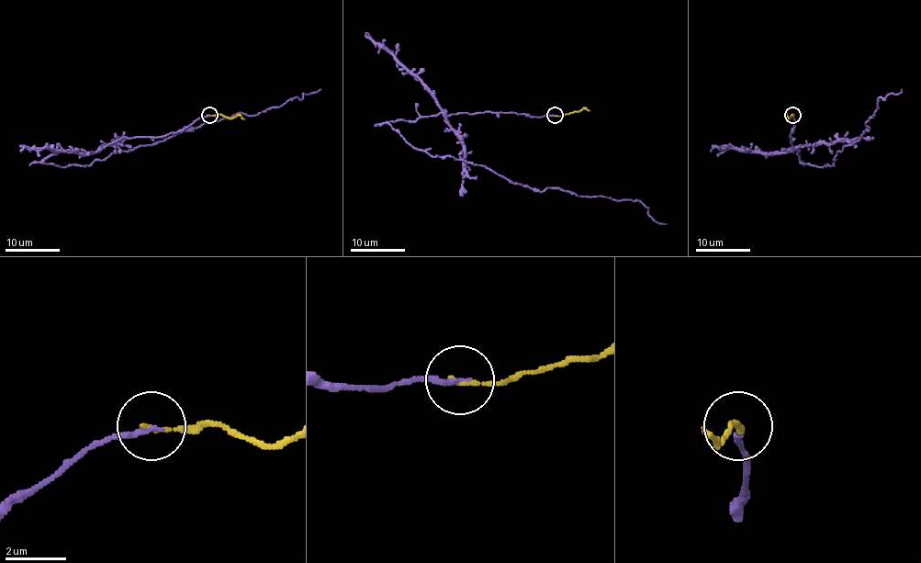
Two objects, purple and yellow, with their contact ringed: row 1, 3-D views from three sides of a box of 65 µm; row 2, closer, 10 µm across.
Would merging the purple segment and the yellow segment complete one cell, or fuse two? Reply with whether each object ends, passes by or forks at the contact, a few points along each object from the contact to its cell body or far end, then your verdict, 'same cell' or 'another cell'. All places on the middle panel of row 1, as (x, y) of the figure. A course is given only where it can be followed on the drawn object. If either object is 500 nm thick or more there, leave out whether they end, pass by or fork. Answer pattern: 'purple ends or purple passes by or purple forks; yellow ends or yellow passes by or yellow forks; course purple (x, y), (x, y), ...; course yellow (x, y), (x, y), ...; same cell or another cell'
purple ends; yellow ends; course purple (555, 116), (441, 113), (389, 122), (432, 156), (472, 162), (541, 192), (558, 187), (639, 201), (666, 224); course yellow (555, 116), (589, 110); same cell

